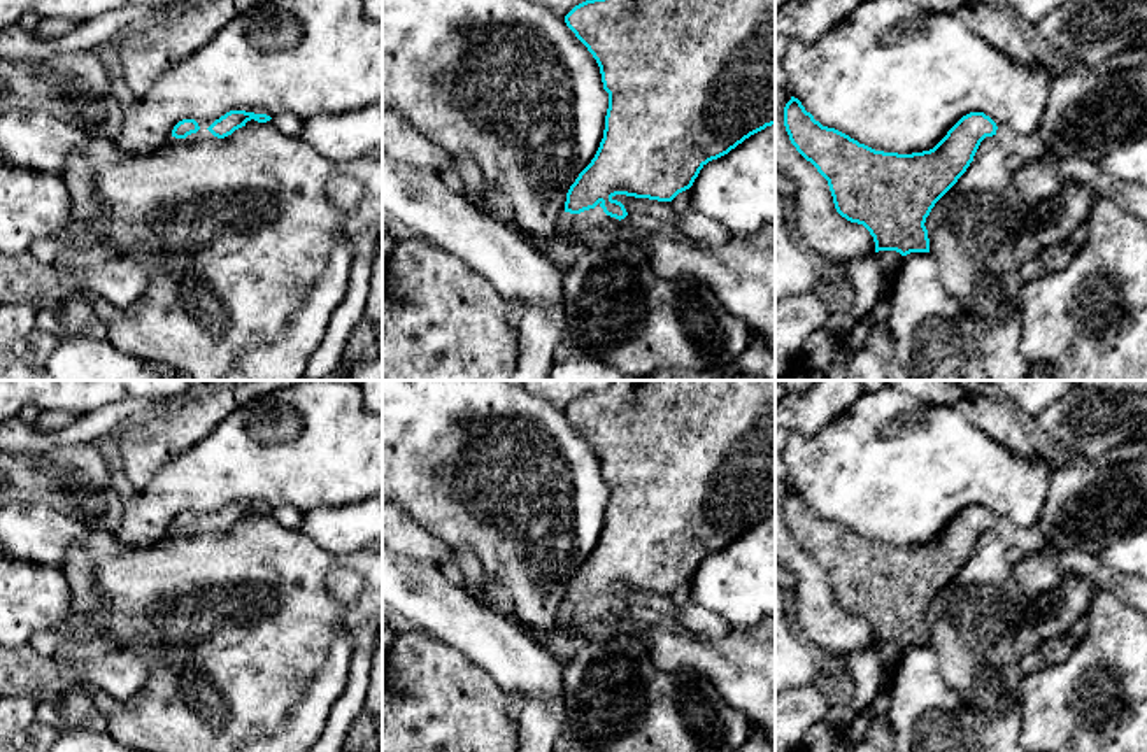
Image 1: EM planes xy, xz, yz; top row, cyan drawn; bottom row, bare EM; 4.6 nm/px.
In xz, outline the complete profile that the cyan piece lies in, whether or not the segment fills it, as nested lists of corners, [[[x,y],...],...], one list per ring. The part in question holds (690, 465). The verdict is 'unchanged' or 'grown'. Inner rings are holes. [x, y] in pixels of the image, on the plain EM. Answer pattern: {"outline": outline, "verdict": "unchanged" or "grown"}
{"outline": [[[614,380],[603,391],[575,398],[565,408],[565,415],[596,452],[603,482],[609,486],[609,501],[598,543],[566,585],[559,626],[542,635],[544,645],[561,664],[572,661],[582,647],[596,643],[579,631],[582,624],[614,617],[628,608],[624,598],[614,591],[616,587],[672,594],[679,585],[693,578],[709,554],[728,547],[751,528],[775,517],[775,380]]], "verdict": "grown"}

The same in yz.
{"outline": [[[794,489],[784,500],[784,519],[796,543],[828,573],[837,605],[870,624],[875,645],[896,643],[901,649],[930,645],[926,610],[966,564],[986,529],[994,529],[1008,549],[1024,556],[1042,552],[1047,543],[1038,524],[1021,528],[1007,519],[998,521],[984,505],[963,508],[933,542],[912,547],[875,543],[835,521],[823,519]]], "verdict": "grown"}

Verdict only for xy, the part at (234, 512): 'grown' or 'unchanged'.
grown

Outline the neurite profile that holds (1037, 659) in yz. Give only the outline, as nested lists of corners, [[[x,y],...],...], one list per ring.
[[[1082,615],[1061,640],[1044,640],[1042,645],[1021,657],[1021,671],[1024,675],[1035,673],[1044,666],[1054,666],[1063,663],[1073,649],[1082,642],[1087,633],[1089,619]]]

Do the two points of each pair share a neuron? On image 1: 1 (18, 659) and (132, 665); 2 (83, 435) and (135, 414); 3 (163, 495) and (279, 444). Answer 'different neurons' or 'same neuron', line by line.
1: same neuron
2: same neuron
3: same neuron

